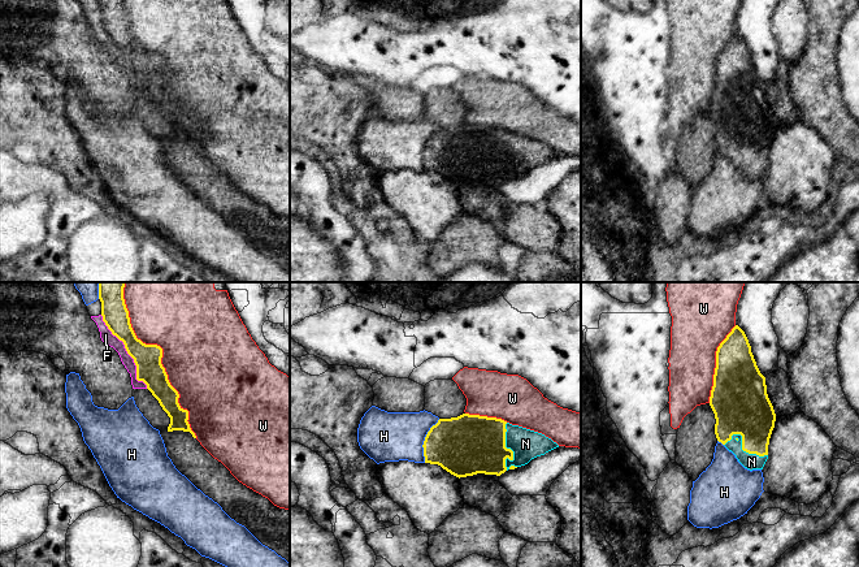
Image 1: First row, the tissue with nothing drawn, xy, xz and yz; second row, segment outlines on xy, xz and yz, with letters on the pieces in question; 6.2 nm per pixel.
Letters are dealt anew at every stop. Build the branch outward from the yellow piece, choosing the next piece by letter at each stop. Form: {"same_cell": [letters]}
{"same_cell": ["N"]}

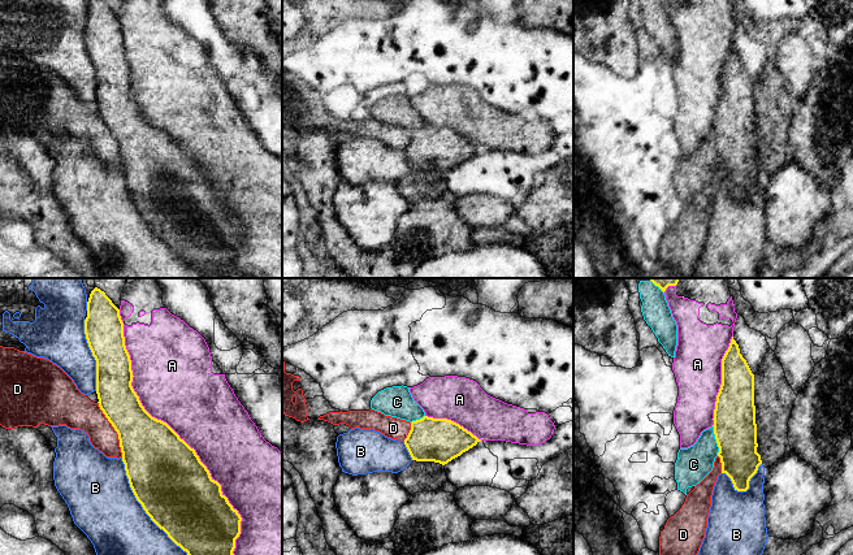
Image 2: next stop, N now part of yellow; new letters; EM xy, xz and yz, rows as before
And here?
{"same_cell": []}

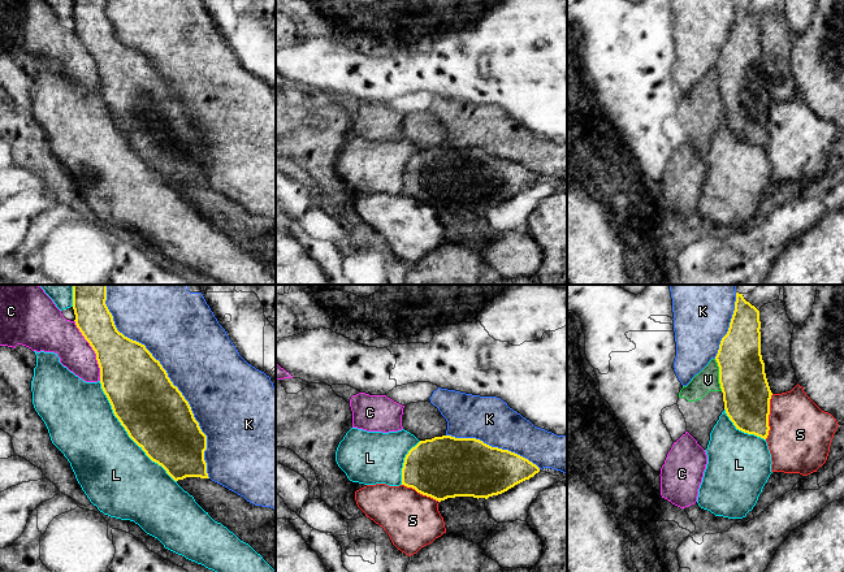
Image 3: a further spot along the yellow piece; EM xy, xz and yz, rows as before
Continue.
{"same_cell": []}

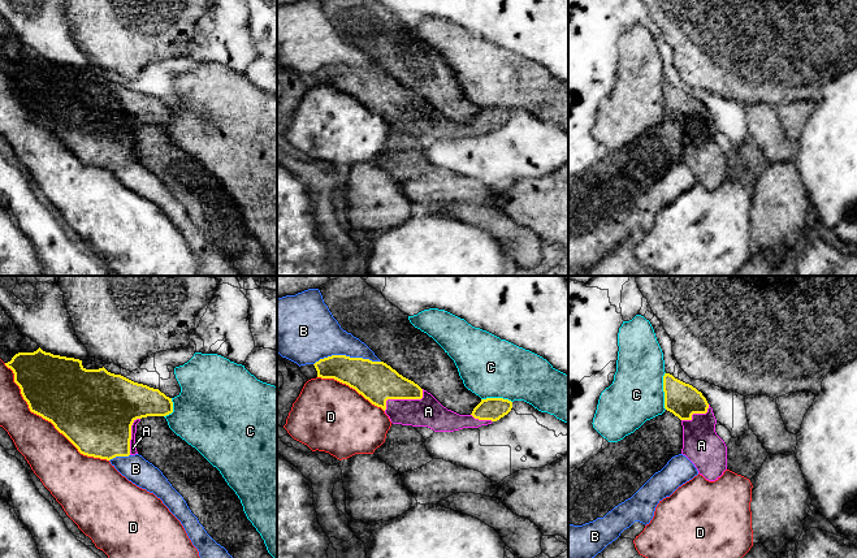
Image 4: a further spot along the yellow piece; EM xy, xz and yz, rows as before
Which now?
{"same_cell": ["A"]}

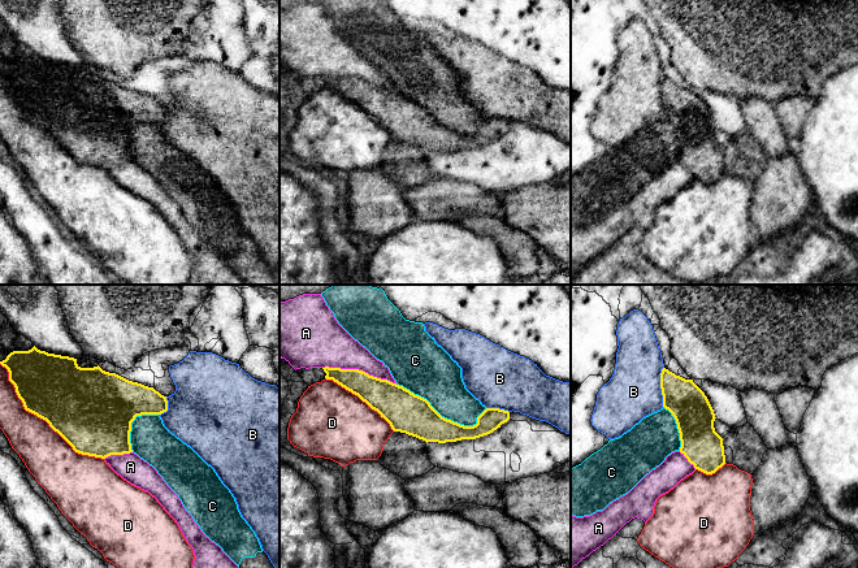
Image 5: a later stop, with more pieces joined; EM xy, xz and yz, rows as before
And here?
{"same_cell": []}

